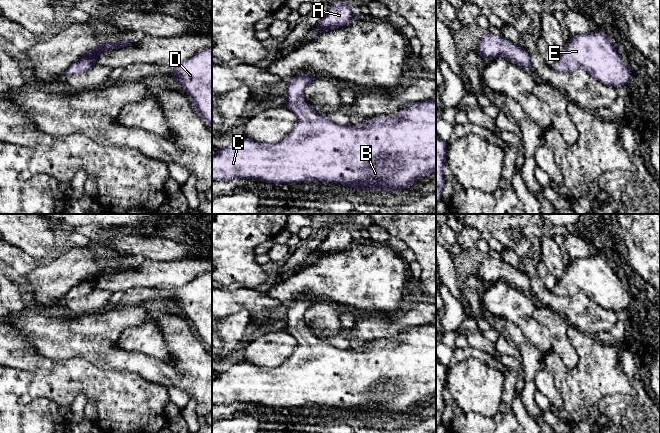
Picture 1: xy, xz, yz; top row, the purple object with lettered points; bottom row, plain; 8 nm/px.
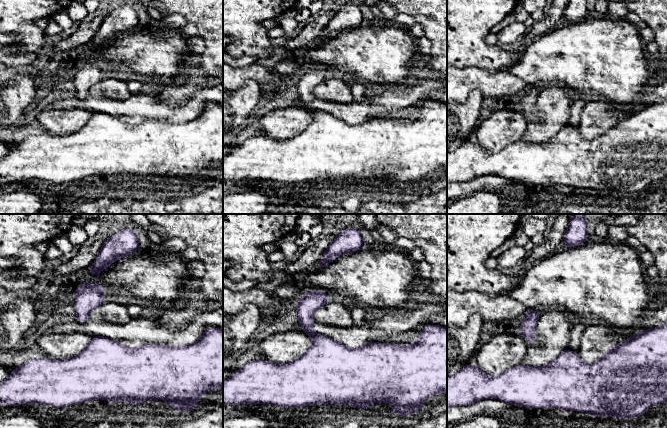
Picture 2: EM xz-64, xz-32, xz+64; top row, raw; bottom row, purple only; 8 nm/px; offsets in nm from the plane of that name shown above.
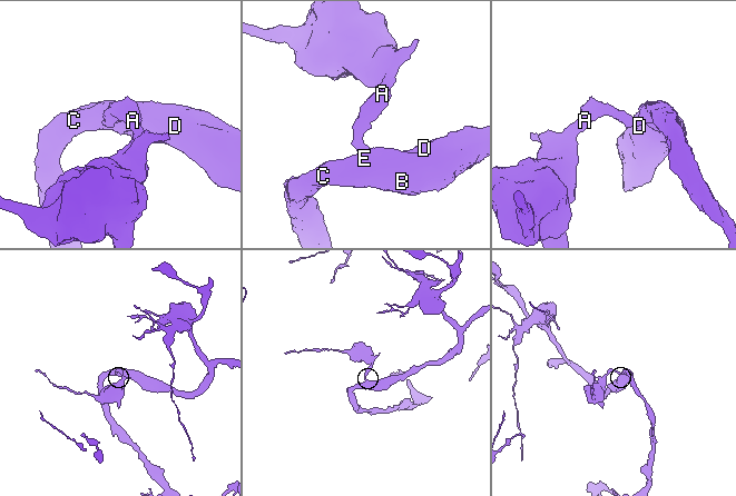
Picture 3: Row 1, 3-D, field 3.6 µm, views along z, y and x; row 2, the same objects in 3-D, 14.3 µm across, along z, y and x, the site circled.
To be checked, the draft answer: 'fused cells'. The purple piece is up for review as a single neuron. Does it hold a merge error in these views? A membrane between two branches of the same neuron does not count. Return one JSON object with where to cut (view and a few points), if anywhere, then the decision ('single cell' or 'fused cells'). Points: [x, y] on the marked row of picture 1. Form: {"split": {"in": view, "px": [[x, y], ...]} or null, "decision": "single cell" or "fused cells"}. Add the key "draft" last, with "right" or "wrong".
{"split": null, "decision": "single cell", "draft": "wrong"}

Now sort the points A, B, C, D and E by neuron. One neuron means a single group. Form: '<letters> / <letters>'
A B C D E

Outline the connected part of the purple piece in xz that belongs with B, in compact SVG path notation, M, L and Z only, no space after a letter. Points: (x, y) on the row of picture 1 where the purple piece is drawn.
M302 73L288 80L288 87L286 92L285 107L291 110L298 118L298 121L293 130L286 135L283 139L270 145L264 145L254 139L249 139L245 136L232 140L232 142L222 149L219 149L215 155L212 156L212 180L229 181L232 179L255 179L267 183L302 183L305 181L325 181L337 184L343 184L351 187L352 189L363 189L370 191L380 192L402 192L418 177L426 173L436 172L436 100L428 99L422 102L413 102L406 108L402 109L398 116L386 116L380 118L366 119L361 125L350 124L336 124L322 113L315 112L306 106L304 98L304 90L317 77L309 73Z

